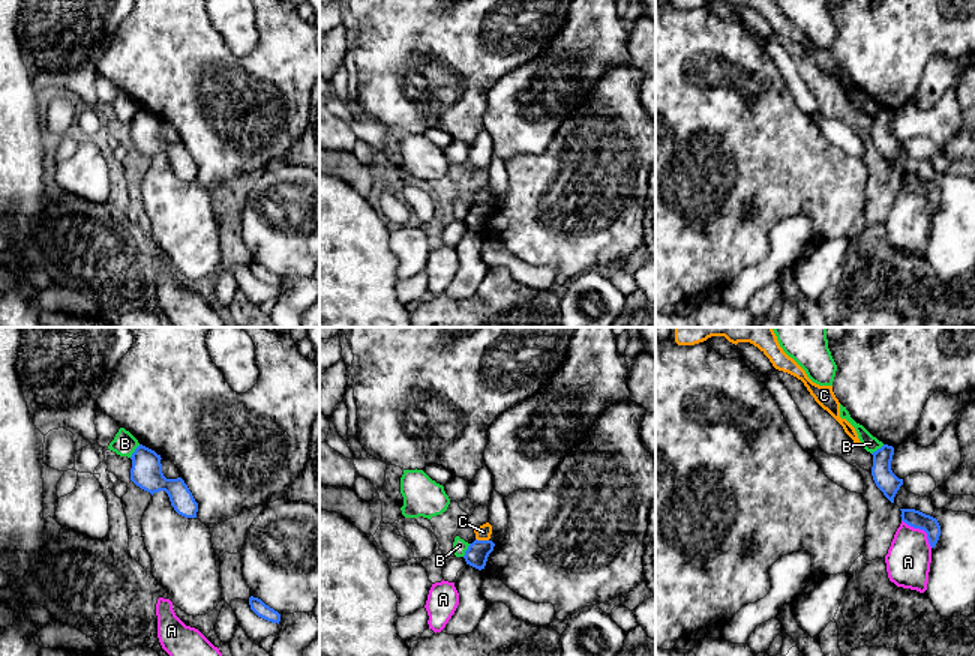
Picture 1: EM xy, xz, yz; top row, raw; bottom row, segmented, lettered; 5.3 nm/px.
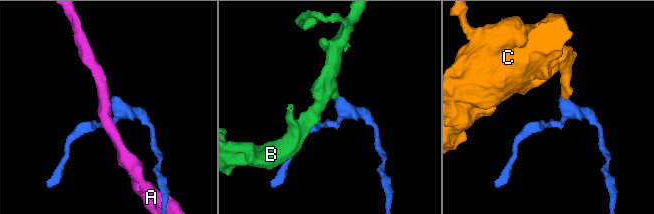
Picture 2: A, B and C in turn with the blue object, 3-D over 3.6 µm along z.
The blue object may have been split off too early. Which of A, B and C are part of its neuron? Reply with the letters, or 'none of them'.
none of them

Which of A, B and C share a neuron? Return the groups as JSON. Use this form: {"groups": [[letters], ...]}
{"groups": [["A"], ["B"], ["C"]]}

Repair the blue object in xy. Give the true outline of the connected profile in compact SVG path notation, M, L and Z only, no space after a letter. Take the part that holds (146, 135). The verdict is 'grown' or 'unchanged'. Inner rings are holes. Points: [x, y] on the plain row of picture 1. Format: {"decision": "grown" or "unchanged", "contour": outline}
{"decision": "unchanged", "contour": "M140 108L130 120L130 144L152 159L165 155L174 174L184 182L196 182L198 167L182 141L166 143L160 119Z"}

